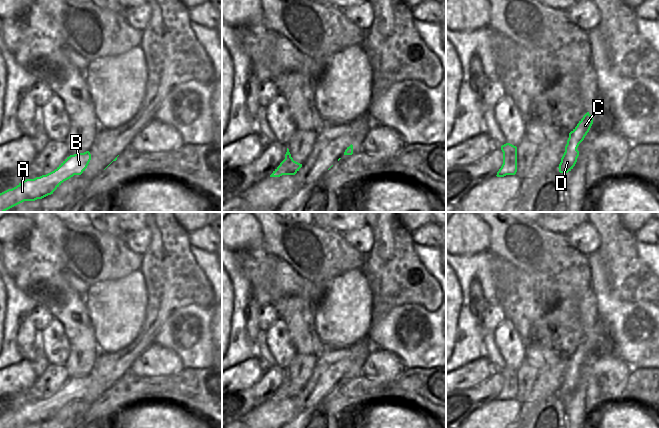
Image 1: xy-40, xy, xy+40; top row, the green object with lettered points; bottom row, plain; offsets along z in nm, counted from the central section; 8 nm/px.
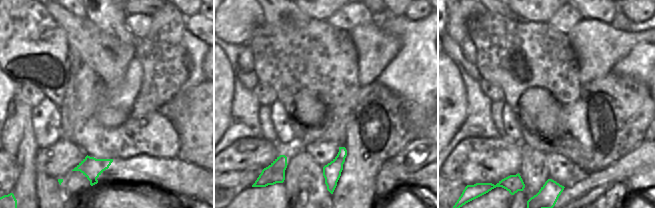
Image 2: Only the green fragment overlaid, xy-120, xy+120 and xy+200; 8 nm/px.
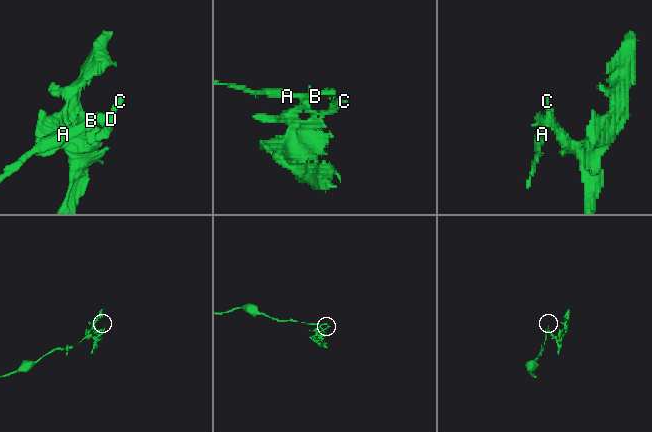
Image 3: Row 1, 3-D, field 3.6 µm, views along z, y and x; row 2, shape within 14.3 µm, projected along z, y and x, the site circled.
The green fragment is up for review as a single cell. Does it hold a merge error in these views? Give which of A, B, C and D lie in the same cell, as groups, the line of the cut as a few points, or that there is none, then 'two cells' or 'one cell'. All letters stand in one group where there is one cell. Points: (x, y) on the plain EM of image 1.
groups A B / C D; cut xy (290, 380), (284, 384); two cells

